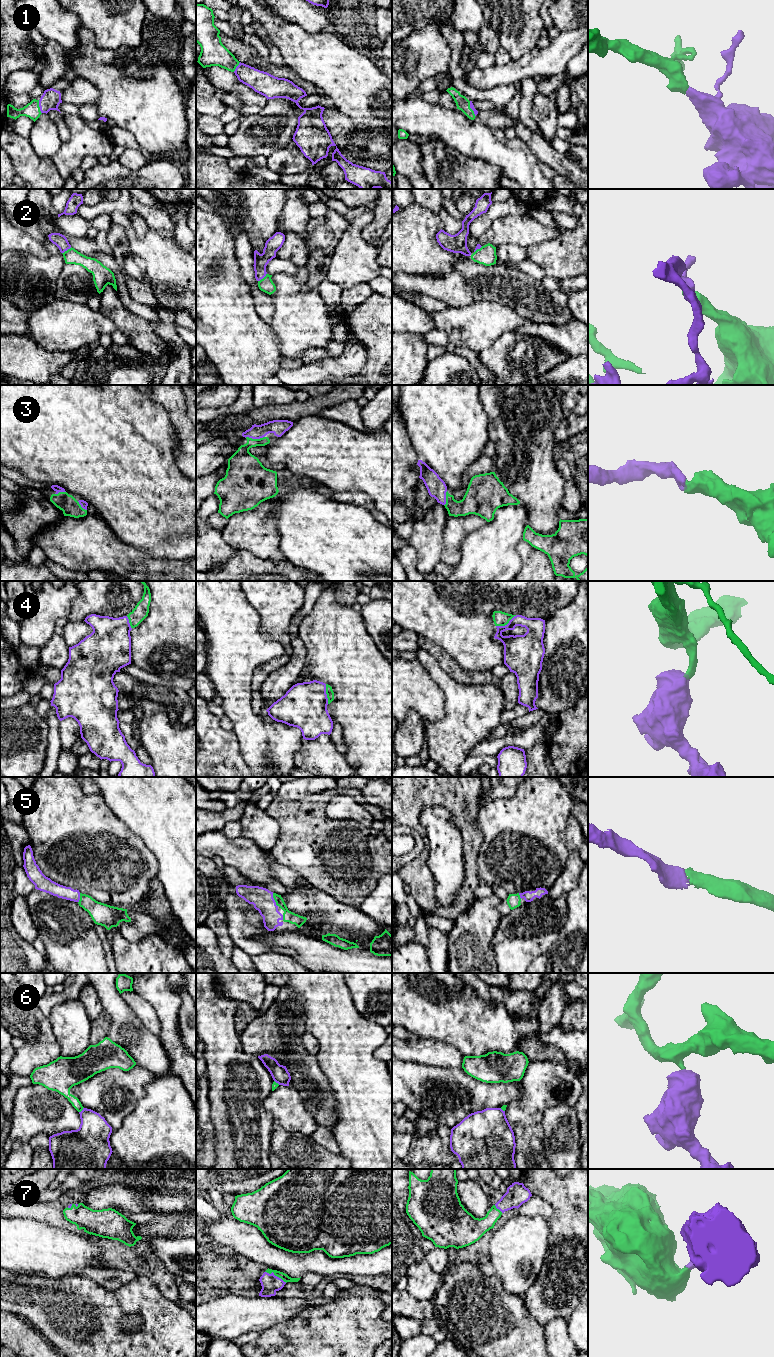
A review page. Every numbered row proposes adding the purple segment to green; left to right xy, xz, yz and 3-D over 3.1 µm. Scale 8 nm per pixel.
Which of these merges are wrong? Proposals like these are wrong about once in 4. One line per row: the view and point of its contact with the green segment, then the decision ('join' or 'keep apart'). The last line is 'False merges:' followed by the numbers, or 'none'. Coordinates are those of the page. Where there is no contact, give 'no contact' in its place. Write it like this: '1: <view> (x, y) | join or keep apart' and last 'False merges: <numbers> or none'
1: xy (39, 107) | join
2: xz (263, 278) | join
3: xz (254, 439) | join
4: yz (506, 624) | join
5: xz (274, 899) | join
6: xy (81, 1110) | keep apart
7: xz (276, 1275) | join
False merges: 6

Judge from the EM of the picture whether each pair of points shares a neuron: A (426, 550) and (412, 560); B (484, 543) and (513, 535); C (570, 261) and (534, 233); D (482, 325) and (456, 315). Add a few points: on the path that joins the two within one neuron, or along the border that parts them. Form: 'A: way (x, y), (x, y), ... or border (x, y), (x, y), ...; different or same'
A: border (406, 543), (416, 552), (417, 568), (419, 570); different
B: way (491, 543), (501, 535), (506, 535); same
C: border (558, 231), (555, 238), (532, 244), (526, 249); different
D: way (476, 325), (466, 325), (462, 321); same

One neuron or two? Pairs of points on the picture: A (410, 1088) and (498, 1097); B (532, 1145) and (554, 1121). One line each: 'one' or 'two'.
A: one
B: two

